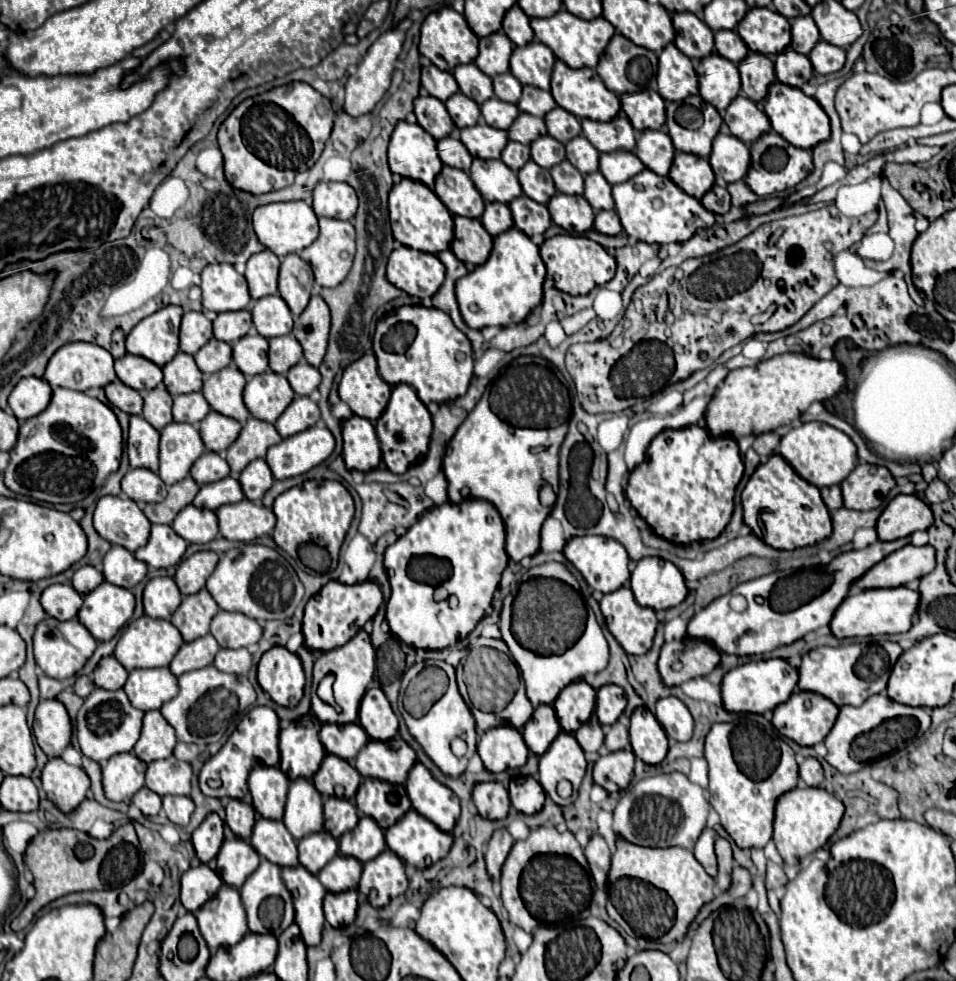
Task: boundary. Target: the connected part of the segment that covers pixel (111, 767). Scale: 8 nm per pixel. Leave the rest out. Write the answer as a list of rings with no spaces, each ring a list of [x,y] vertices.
[[[114,754],[108,762],[102,762],[104,792],[110,800],[120,802],[132,798],[144,786],[144,772],[148,764],[136,754]]]

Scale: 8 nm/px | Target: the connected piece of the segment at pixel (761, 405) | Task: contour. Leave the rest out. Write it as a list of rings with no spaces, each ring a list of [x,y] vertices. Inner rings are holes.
[[[780,354],[770,360],[758,362],[754,368],[730,370],[706,406],[704,412],[706,428],[712,436],[732,436],[734,440],[750,434],[774,432],[776,428],[790,424],[794,418],[800,418],[812,402],[822,402],[826,398],[832,398],[842,388],[842,384],[844,384],[844,374],[840,372],[840,364],[836,360],[816,360],[806,354]]]

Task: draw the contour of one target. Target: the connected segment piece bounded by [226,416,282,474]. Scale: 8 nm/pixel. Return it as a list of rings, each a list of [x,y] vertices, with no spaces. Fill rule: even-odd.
[[[250,416],[242,426],[236,442],[228,448],[226,462],[230,464],[234,474],[240,474],[252,460],[264,458],[266,450],[278,442],[282,442],[282,436],[274,428],[274,424]]]

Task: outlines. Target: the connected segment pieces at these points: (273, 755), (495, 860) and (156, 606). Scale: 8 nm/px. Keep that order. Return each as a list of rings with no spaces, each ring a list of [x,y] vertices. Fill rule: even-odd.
[[[256,706],[252,708],[236,726],[236,730],[232,732],[232,736],[226,740],[226,744],[222,746],[222,750],[218,754],[214,754],[204,766],[202,772],[198,776],[200,780],[200,790],[206,796],[214,796],[214,798],[234,798],[234,800],[244,800],[248,794],[248,774],[254,766],[276,766],[280,762],[280,750],[278,750],[278,716],[272,708],[266,706]],[[210,778],[220,778],[222,786],[218,790],[210,788],[206,784],[206,780]]]
[[[496,830],[488,842],[488,850],[486,850],[486,870],[490,874],[492,880],[500,880],[500,870],[504,860],[508,858],[508,852],[512,848],[514,840],[508,834],[508,830]]]
[[[152,578],[144,588],[144,612],[150,618],[170,620],[172,612],[180,606],[182,594],[172,578]]]

